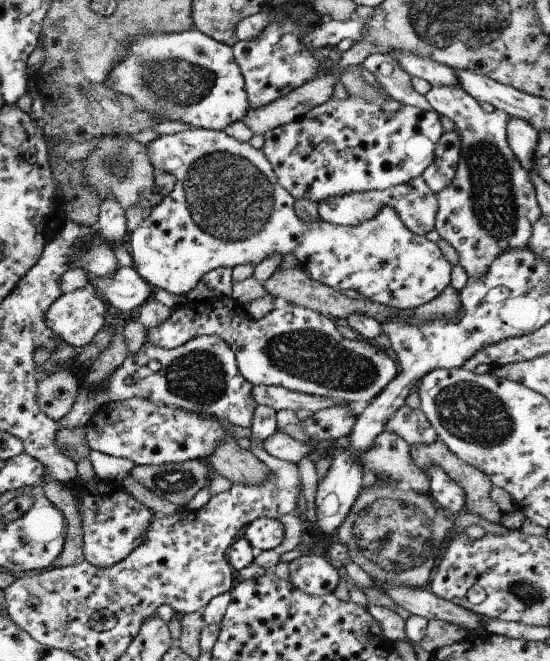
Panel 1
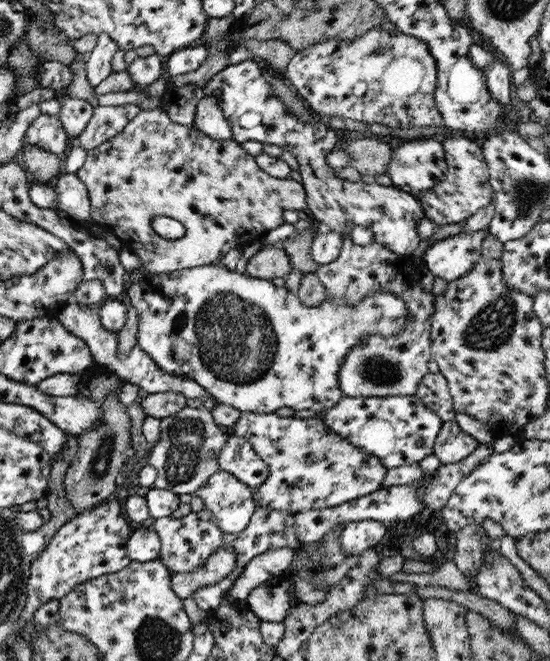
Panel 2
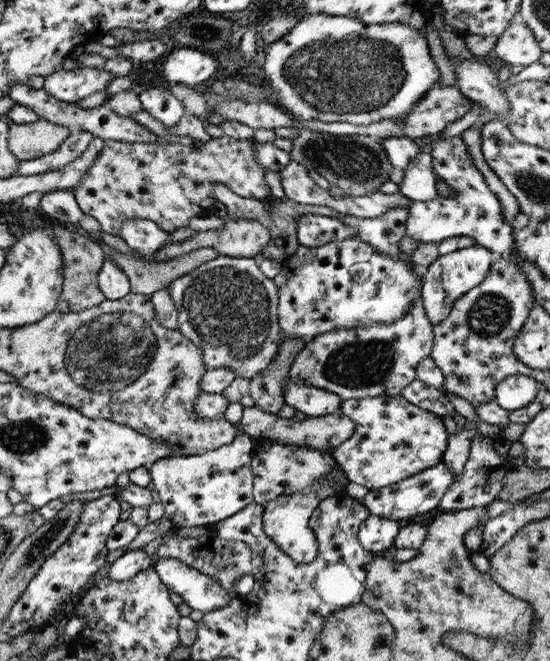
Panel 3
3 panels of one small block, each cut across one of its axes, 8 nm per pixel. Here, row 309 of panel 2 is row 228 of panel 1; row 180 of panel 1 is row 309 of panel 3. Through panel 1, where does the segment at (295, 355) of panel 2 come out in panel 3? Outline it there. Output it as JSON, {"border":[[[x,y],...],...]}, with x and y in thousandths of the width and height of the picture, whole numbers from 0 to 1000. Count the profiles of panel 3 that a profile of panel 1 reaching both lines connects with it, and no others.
{"border":[[[396,389],[371,396],[358,408],[318,421],[298,433],[322,472],[324,502],[365,534],[373,561],[391,557],[420,558],[427,570],[453,576],[475,564],[504,536],[511,511],[505,492],[505,442],[495,422],[485,421],[460,390]]]}

